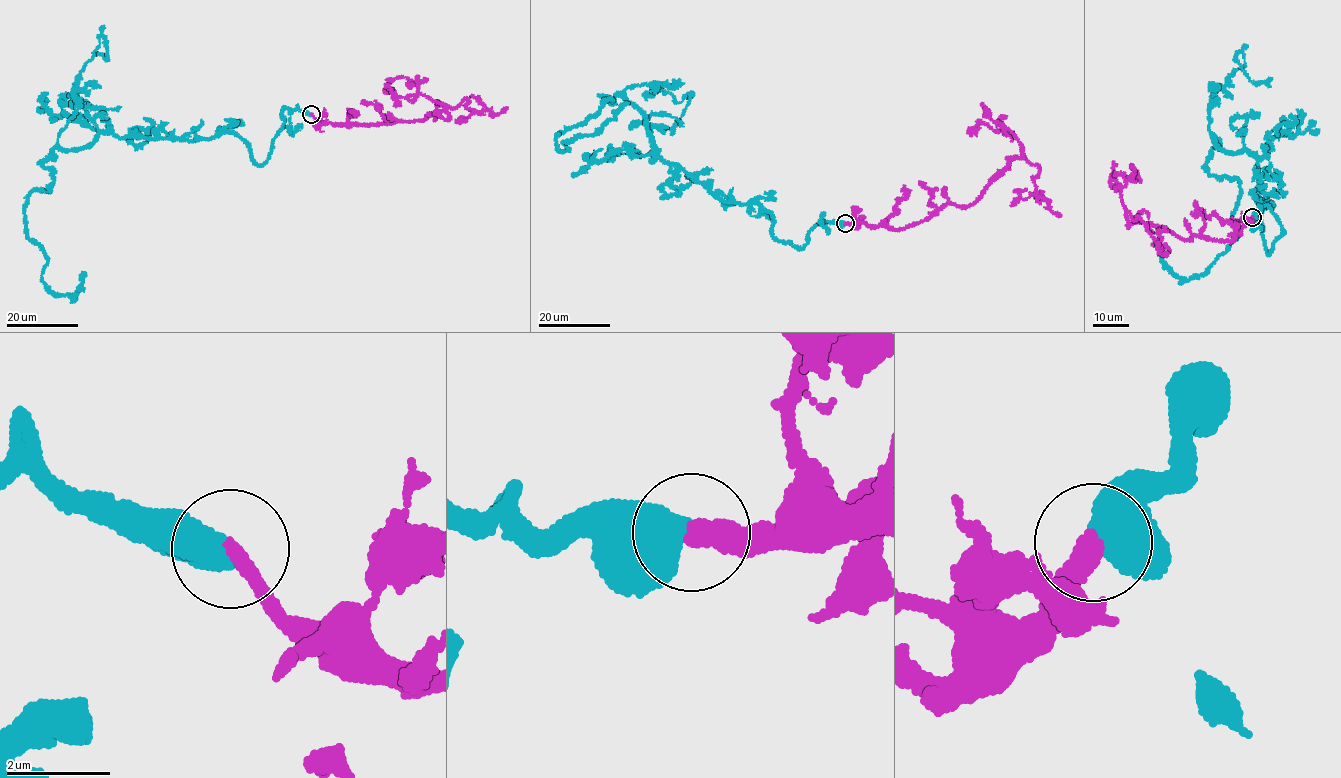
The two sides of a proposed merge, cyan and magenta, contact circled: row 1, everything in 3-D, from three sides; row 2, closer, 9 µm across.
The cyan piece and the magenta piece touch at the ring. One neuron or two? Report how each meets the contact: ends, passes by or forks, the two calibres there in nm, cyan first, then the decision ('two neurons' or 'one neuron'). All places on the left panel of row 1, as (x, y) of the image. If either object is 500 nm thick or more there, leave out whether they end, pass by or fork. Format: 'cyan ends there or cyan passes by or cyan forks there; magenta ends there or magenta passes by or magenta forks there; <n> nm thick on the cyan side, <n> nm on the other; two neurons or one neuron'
550 nm thick on the cyan side, 320 nm on the other; one neuron

